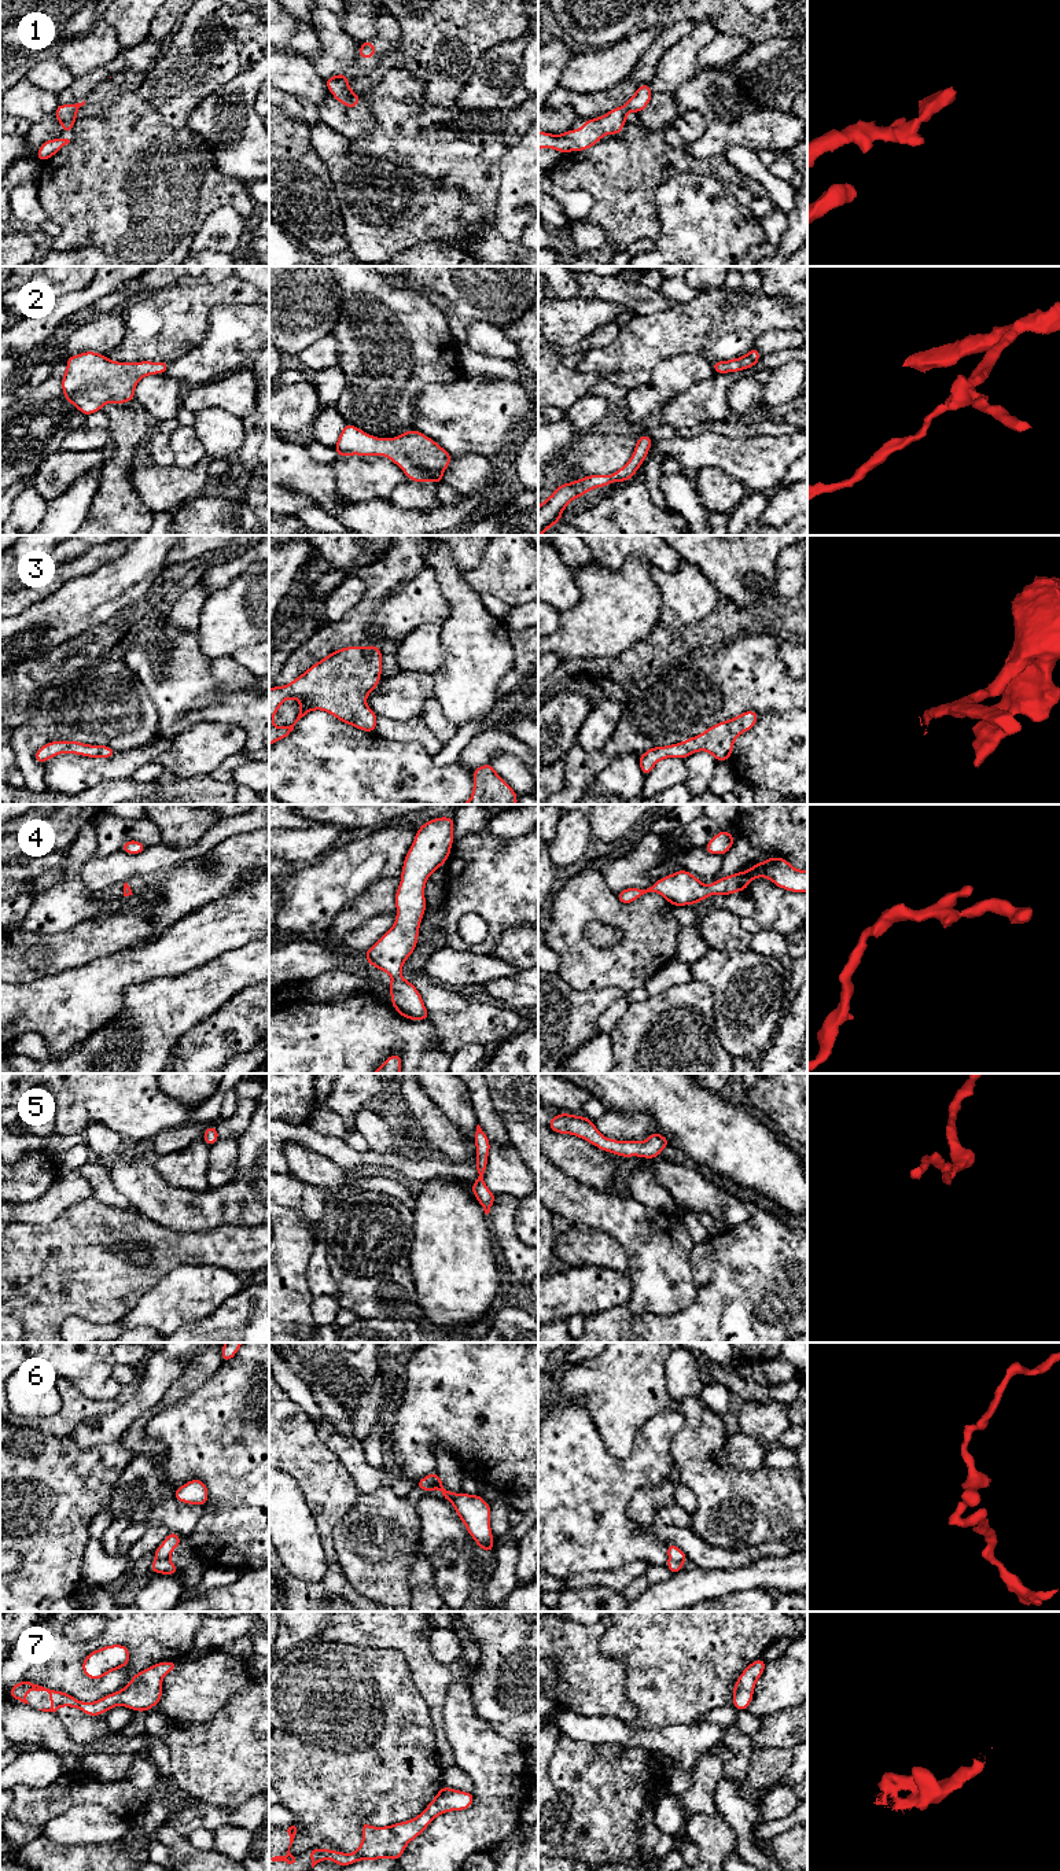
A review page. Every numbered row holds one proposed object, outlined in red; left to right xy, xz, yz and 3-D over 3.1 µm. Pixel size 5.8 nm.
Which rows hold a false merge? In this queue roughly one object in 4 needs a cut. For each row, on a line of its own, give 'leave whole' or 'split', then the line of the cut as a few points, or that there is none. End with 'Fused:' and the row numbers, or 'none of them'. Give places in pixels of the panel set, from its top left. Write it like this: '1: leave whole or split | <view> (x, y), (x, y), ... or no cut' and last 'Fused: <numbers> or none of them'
1: leave whole | no cut
2: leave whole | no cut
3: leave whole | no cut
4: leave whole | no cut
5: leave whole | no cut
6: split | yz (669, 1558), (677, 1560), (681, 1564)
7: leave whole | no cut
Fused: 6

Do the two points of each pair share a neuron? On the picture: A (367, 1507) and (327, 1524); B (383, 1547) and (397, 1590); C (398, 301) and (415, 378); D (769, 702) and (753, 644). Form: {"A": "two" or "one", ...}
{"A": "two", "B": "one", "C": "one", "D": "one"}

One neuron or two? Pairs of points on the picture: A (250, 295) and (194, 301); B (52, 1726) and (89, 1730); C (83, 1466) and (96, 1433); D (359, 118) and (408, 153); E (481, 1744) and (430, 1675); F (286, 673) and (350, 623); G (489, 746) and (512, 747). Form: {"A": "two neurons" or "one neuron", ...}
{"A": "one neuron", "B": "two neurons", "C": "two neurons", "D": "two neurons", "E": "two neurons", "F": "one neuron", "G": "one neuron"}

